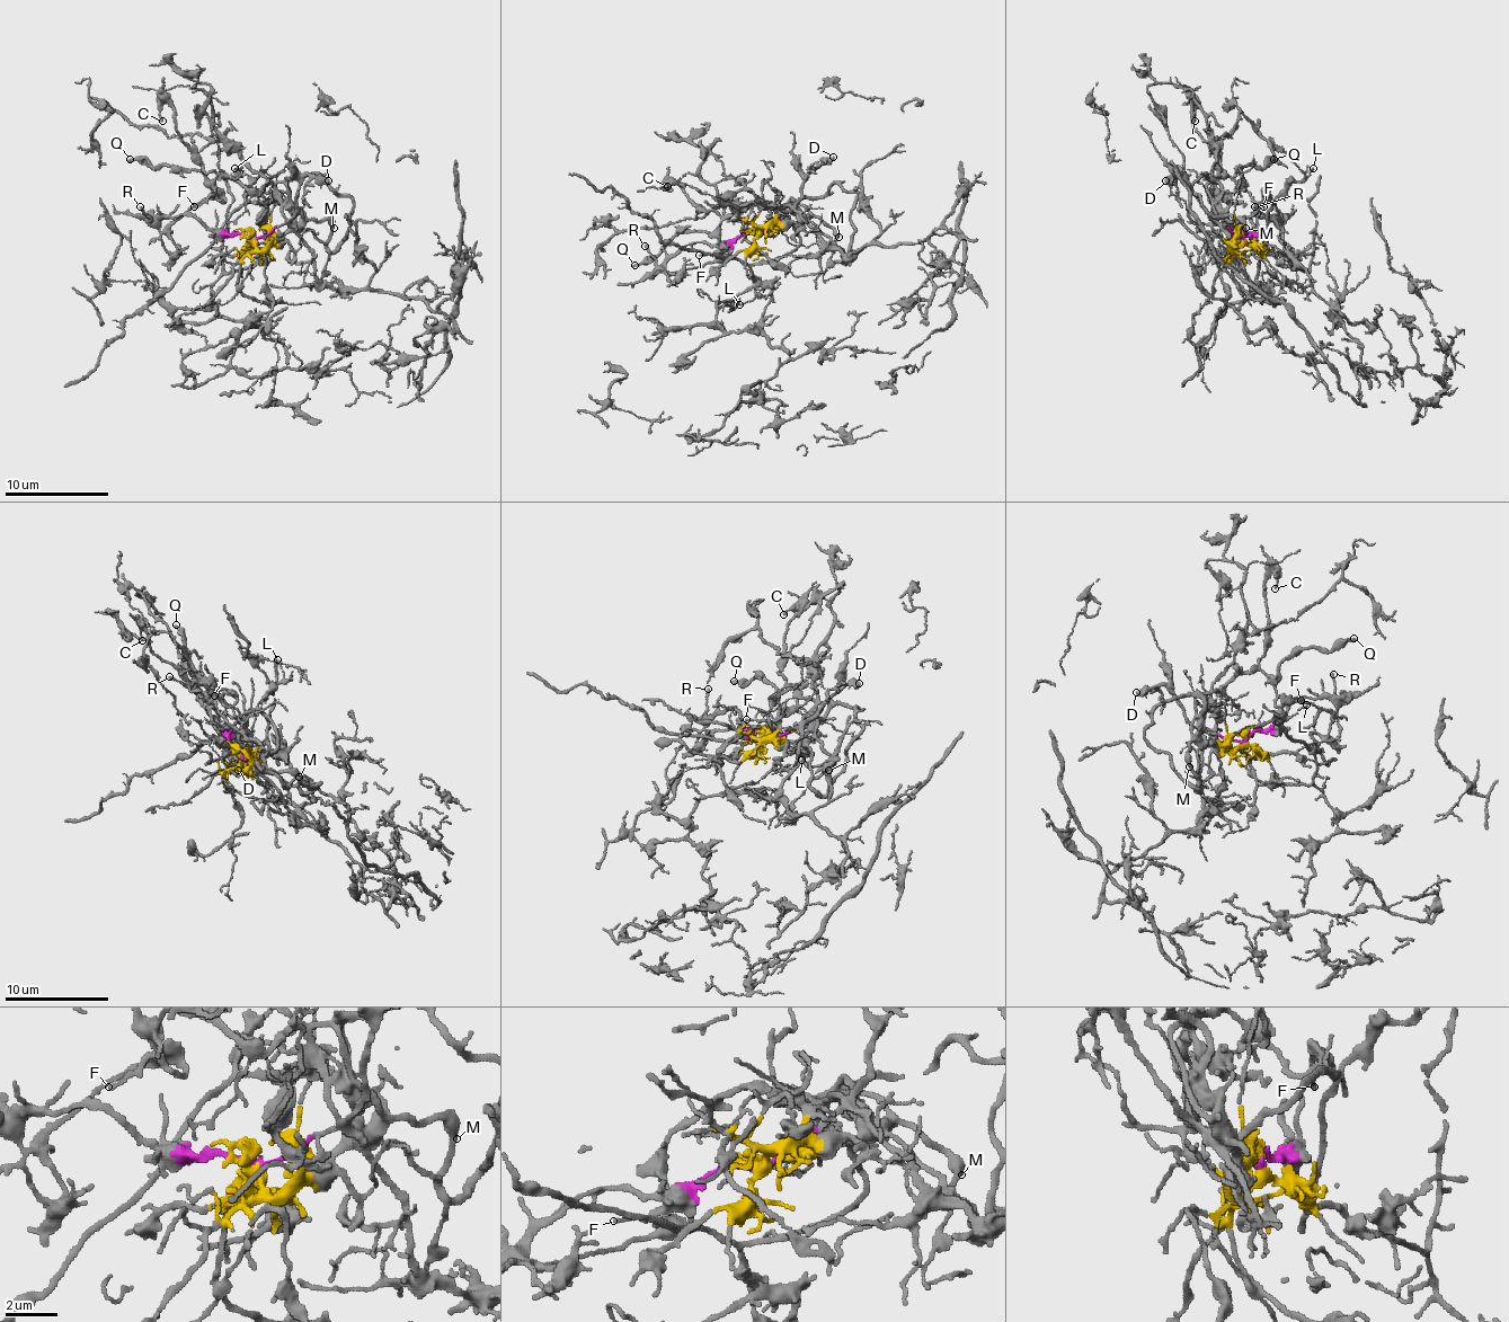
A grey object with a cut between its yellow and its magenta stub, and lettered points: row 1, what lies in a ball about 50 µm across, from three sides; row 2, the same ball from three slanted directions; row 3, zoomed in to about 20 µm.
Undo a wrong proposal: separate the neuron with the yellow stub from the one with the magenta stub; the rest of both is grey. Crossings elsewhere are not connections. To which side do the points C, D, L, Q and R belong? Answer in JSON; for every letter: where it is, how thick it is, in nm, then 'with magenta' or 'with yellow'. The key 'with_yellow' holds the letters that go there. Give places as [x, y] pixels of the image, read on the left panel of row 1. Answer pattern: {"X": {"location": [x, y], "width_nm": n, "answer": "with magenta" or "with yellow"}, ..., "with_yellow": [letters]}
{"C": {"location": [162, 121], "width_nm": 140, "answer": "with yellow"}, "D": {"location": [328, 180], "width_nm": 440, "answer": "with magenta"}, "L": {"location": [234, 168], "width_nm": 130, "answer": "with yellow"}, "Q": {"location": [130, 159], "width_nm": 200, "answer": "with yellow"}, "R": {"location": [140, 206], "width_nm": 160, "answer": "with magenta"}, "with_yellow": ["C", "L", "Q"]}

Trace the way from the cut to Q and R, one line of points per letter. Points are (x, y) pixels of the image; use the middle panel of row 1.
Q: (756, 232), (787, 224), (797, 214), (790, 206), (751, 201), (711, 232), (677, 232), (657, 256), (633, 266)
R: (756, 234), (737, 234), (709, 246), (689, 242), (659, 264), (644, 246)

